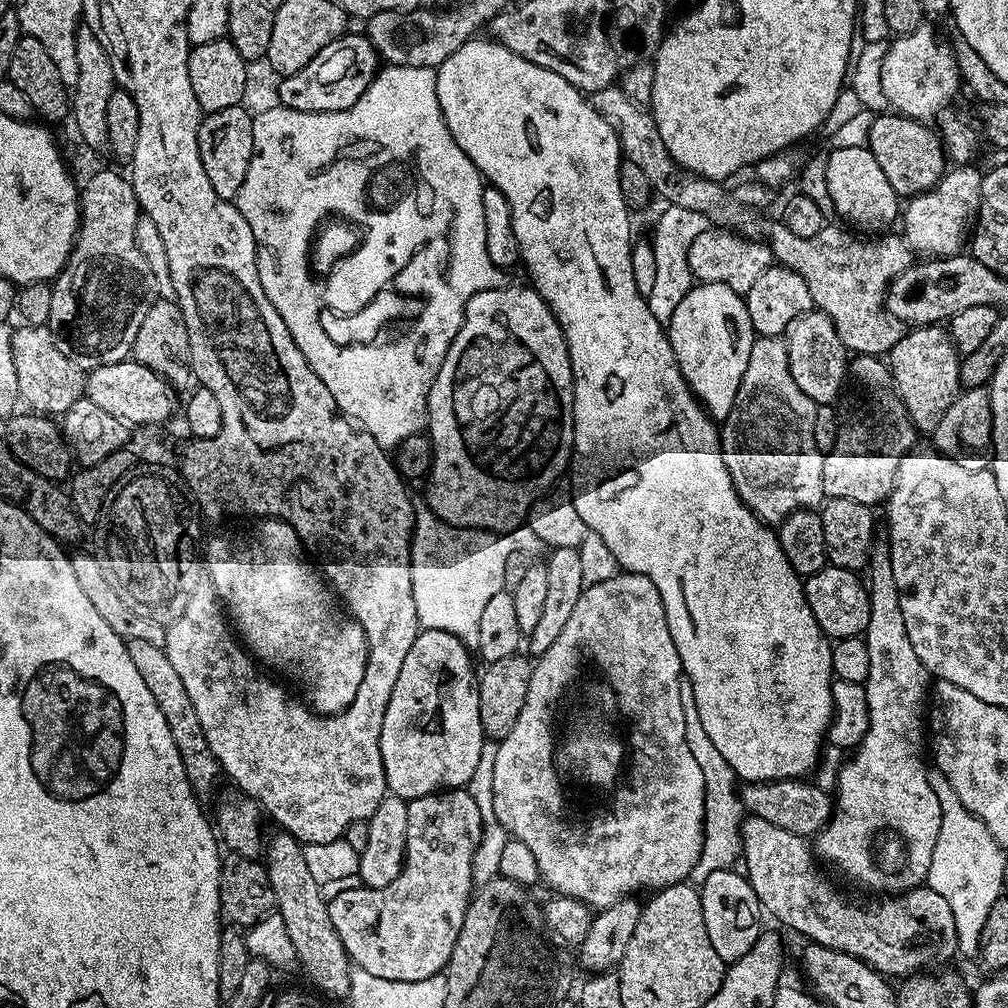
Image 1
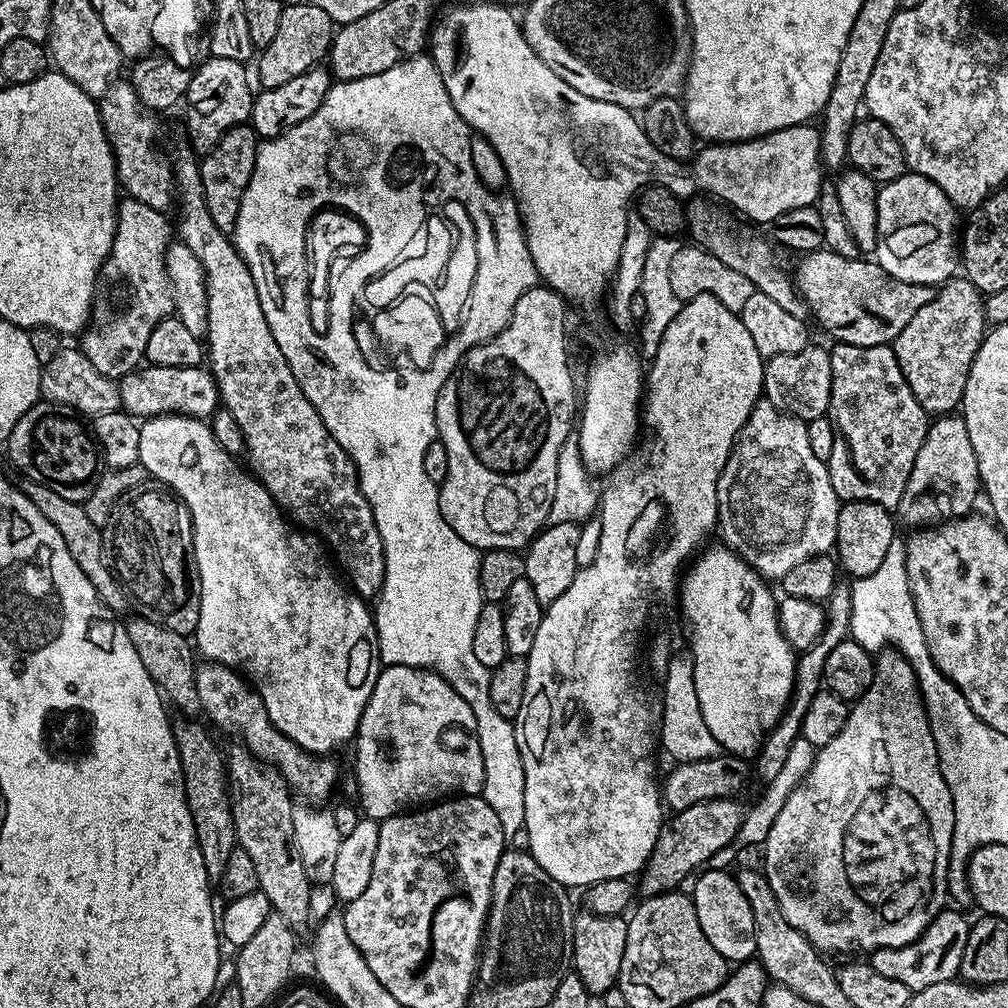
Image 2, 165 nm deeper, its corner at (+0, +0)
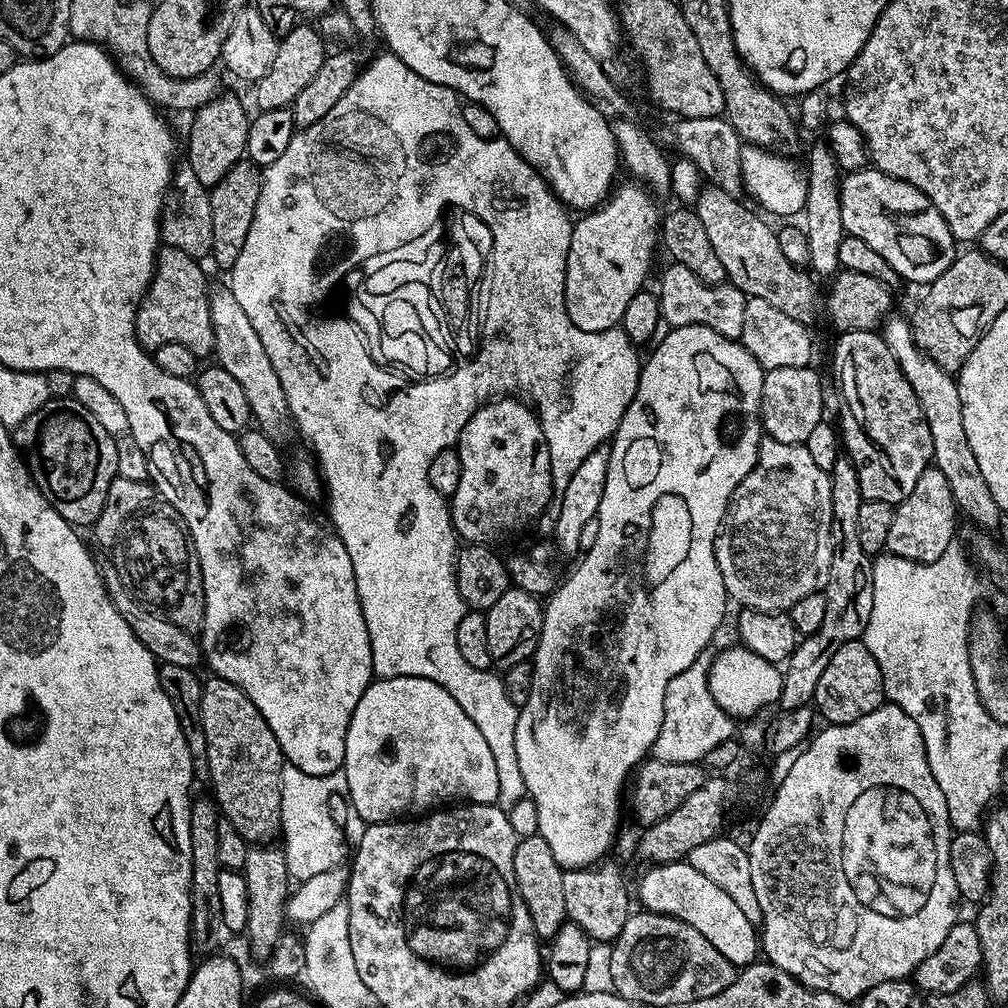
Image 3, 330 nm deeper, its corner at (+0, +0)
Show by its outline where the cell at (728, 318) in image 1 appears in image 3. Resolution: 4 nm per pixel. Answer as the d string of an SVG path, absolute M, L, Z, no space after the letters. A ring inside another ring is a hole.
M682 326L681 328L670 328L666 338L663 338L660 345L653 347L649 351L649 356L643 361L640 370L640 381L638 382L638 390L634 394L634 398L630 402L630 406L626 410L626 414L622 418L622 422L618 426L616 435L610 441L612 453L610 454L610 466L606 474L606 490L602 490L602 502L600 503L600 512L596 515L598 518L598 538L594 538L594 546L590 546L588 552L583 553L579 557L576 569L569 574L568 577L563 577L562 583L547 597L544 604L544 625L542 626L542 634L540 641L536 647L536 655L531 661L532 666L532 685L530 686L530 698L526 698L526 702L519 705L518 722L516 723L516 733L514 734L514 750L518 750L518 770L522 770L522 782L526 789L526 796L534 802L538 812L537 833L542 838L546 838L546 842L550 845L550 850L554 853L554 862L558 862L561 868L567 870L570 868L584 868L589 864L595 864L607 857L608 852L612 848L612 843L616 840L616 831L620 828L620 795L625 795L626 785L629 783L630 777L635 773L636 769L644 763L646 757L651 753L652 747L656 745L658 738L658 730L662 730L662 714L664 713L664 699L666 698L666 686L670 686L670 682L674 678L678 678L678 674L682 674L682 670L686 670L686 666L690 666L699 656L705 655L708 643L712 640L712 635L720 628L720 623L724 620L724 611L730 605L730 597L726 586L722 582L722 574L718 570L718 562L716 561L716 535L720 529L722 518L728 509L728 503L732 500L734 490L738 490L738 486L742 482L742 478L746 478L746 474L750 474L750 470L754 470L754 466L758 462L758 450L762 436L748 436L748 444L744 444L744 440L740 440L740 444L732 444L725 442L720 444L720 424L728 424L733 418L748 418L743 421L744 432L748 432L748 428L762 428L759 419L752 418L760 411L760 395L762 394L762 382L764 381L765 369L760 367L755 358L750 355L744 345L739 340L731 340L722 334L718 334L718 330L710 330L710 326Z

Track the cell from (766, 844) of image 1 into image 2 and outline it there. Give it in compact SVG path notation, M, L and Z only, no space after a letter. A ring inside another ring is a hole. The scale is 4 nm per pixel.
M945 910L939 912L930 926L915 942L901 948L877 948L871 953L870 963L878 974L902 982L902 986L913 992L926 990L926 986L938 986L938 982L956 980L960 975L962 954L966 951L966 938L970 927L969 917L960 912Z

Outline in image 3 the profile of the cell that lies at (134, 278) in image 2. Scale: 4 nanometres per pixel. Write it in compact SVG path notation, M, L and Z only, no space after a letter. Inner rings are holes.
M167 246L161 247L156 258L156 273L154 273L152 276L152 281L148 287L148 293L144 295L144 301L141 302L140 309L136 315L136 337L143 348L155 350L155 348L158 346L166 346L166 342L178 342L182 346L186 346L188 349L190 349L197 358L204 358L204 356L211 357L213 355L214 326L210 322L210 302L208 301L210 283L208 284L207 278L204 277L204 272L202 269L200 269L200 264L201 261L197 259L197 257L186 254L182 250L178 250L177 248L169 248Z

